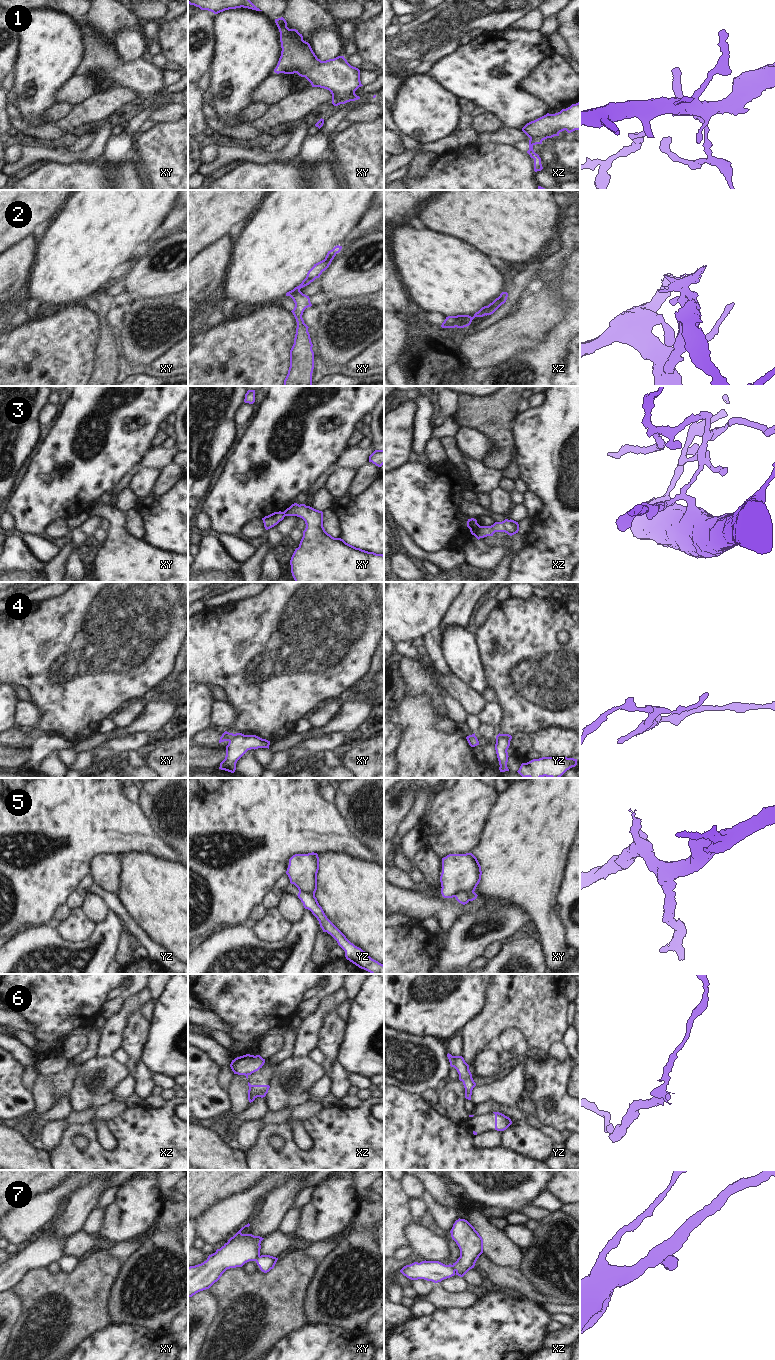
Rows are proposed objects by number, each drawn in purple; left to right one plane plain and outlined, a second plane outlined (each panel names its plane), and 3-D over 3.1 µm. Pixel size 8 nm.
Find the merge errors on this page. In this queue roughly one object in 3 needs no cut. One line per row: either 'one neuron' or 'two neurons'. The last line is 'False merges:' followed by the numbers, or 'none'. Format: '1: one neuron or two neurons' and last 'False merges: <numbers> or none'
1: two neurons
2: two neurons
3: two neurons
4: two neurons
5: two neurons
6: two neurons
7: two neurons
False merges: 1, 2, 3, 4, 5, 6, 7

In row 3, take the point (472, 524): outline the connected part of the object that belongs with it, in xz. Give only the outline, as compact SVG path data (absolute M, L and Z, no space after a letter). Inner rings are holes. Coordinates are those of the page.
M471 518L467 521L467 527L470 529L471 534L475 536L480 528L480 525L477 523L476 519Z

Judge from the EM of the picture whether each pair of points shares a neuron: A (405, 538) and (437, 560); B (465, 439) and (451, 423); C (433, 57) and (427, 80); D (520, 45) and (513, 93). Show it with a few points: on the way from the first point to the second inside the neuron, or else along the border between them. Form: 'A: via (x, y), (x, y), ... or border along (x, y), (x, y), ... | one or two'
A: via (411, 546), (420, 555), (429, 556) | one
B: border along (461, 427), (454, 435) | two
C: border along (429, 72), (415, 73), (406, 79) | two
D: via (513, 57), (513, 81) | one

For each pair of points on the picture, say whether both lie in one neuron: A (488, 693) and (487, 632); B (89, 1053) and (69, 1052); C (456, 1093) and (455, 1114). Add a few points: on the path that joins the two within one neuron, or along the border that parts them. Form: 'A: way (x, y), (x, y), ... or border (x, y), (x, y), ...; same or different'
A: border (488, 685), (494, 691), (496, 700); different
B: border (86, 1035), (87, 1047), (69, 1059); different
C: way (455, 1098), (455, 1109); same

